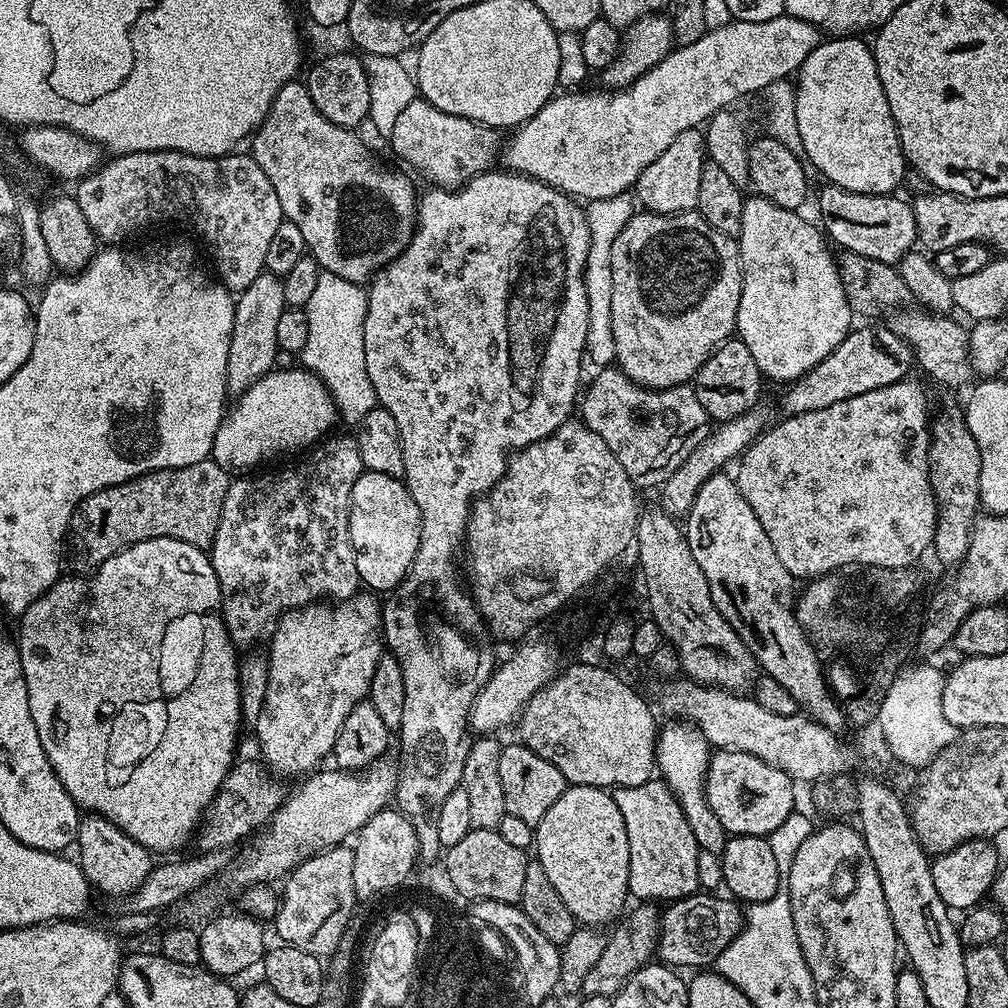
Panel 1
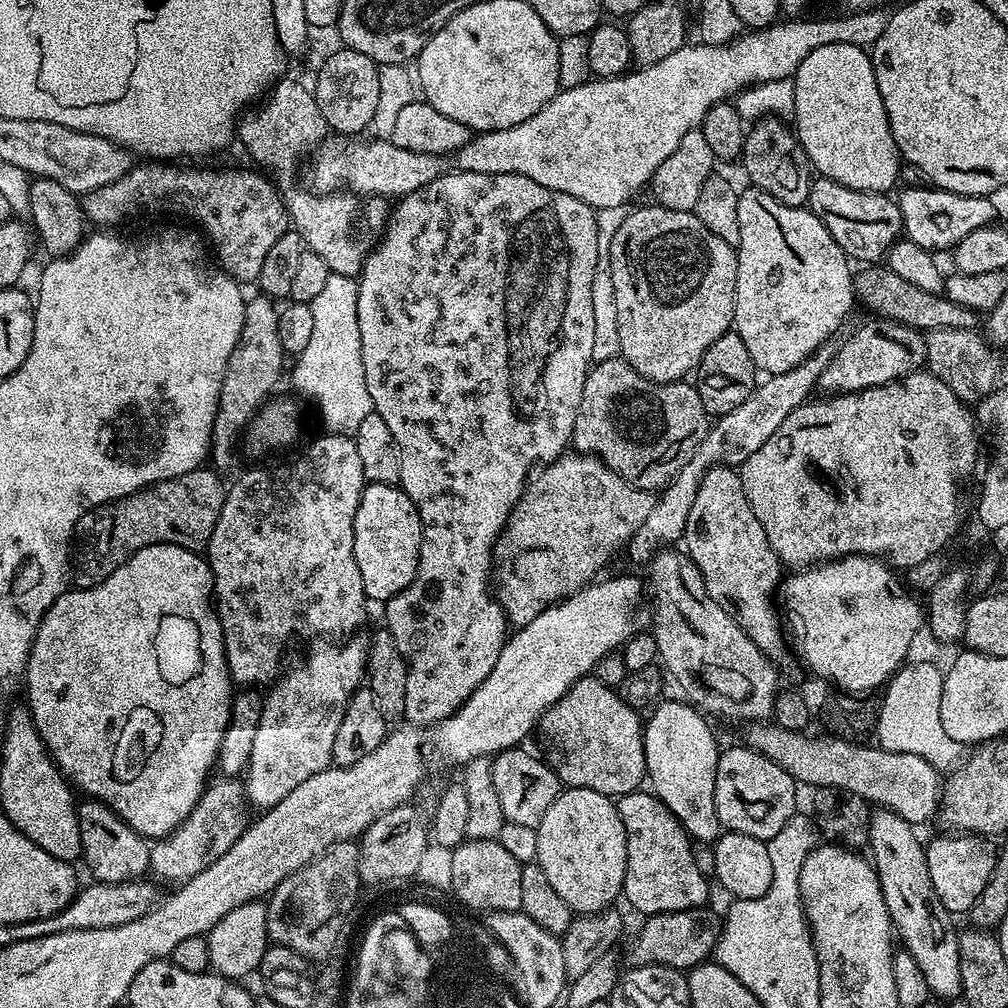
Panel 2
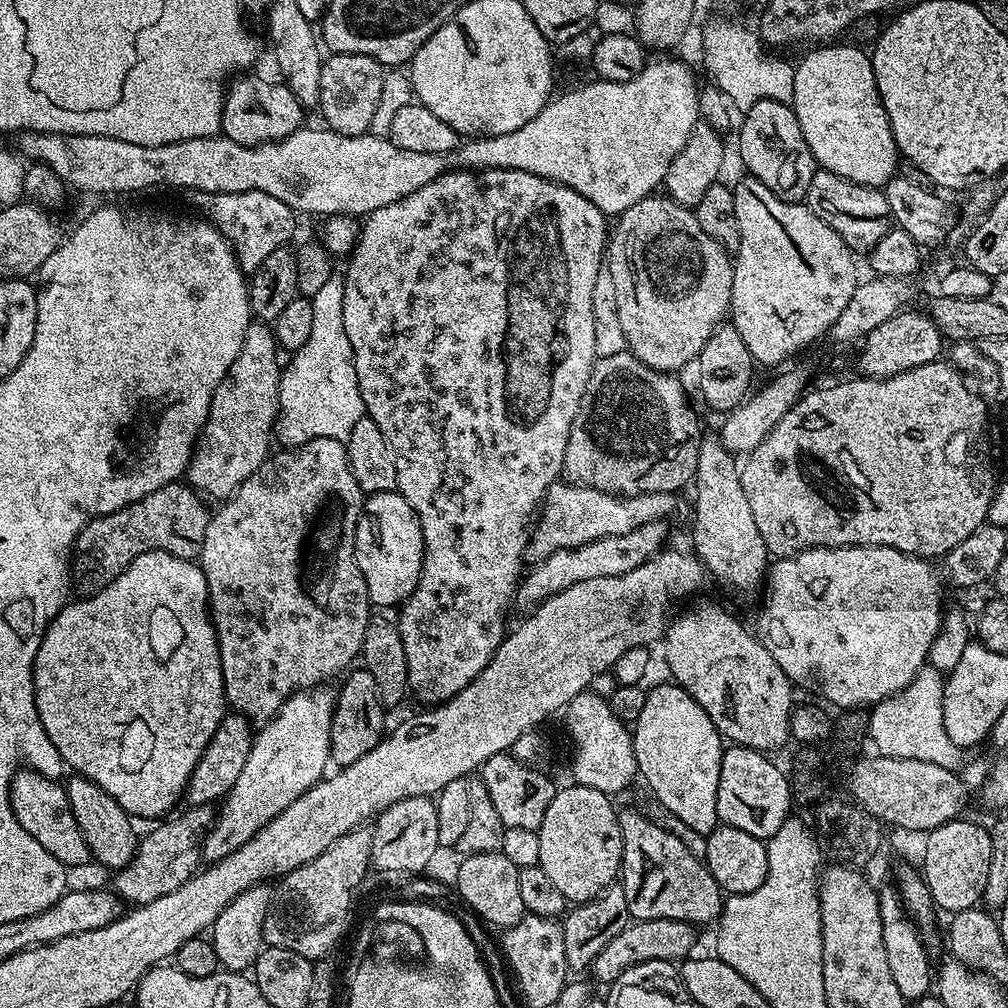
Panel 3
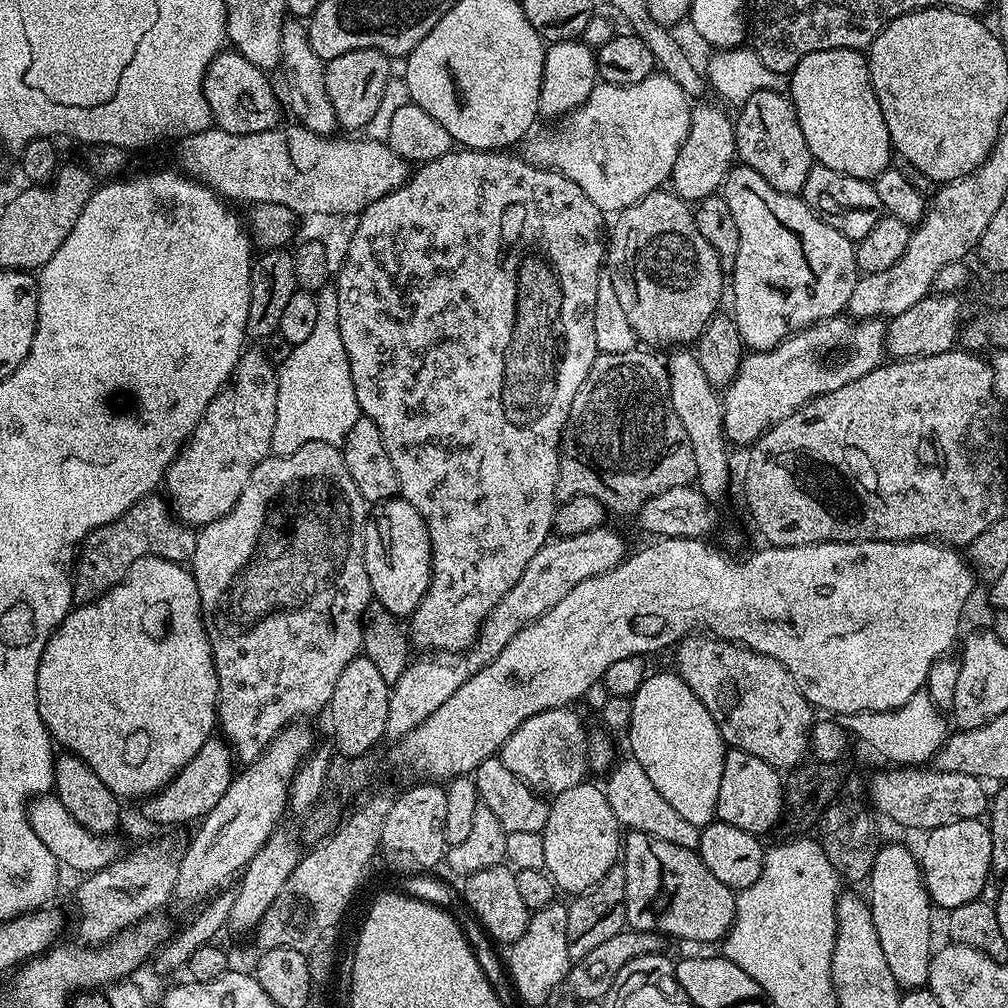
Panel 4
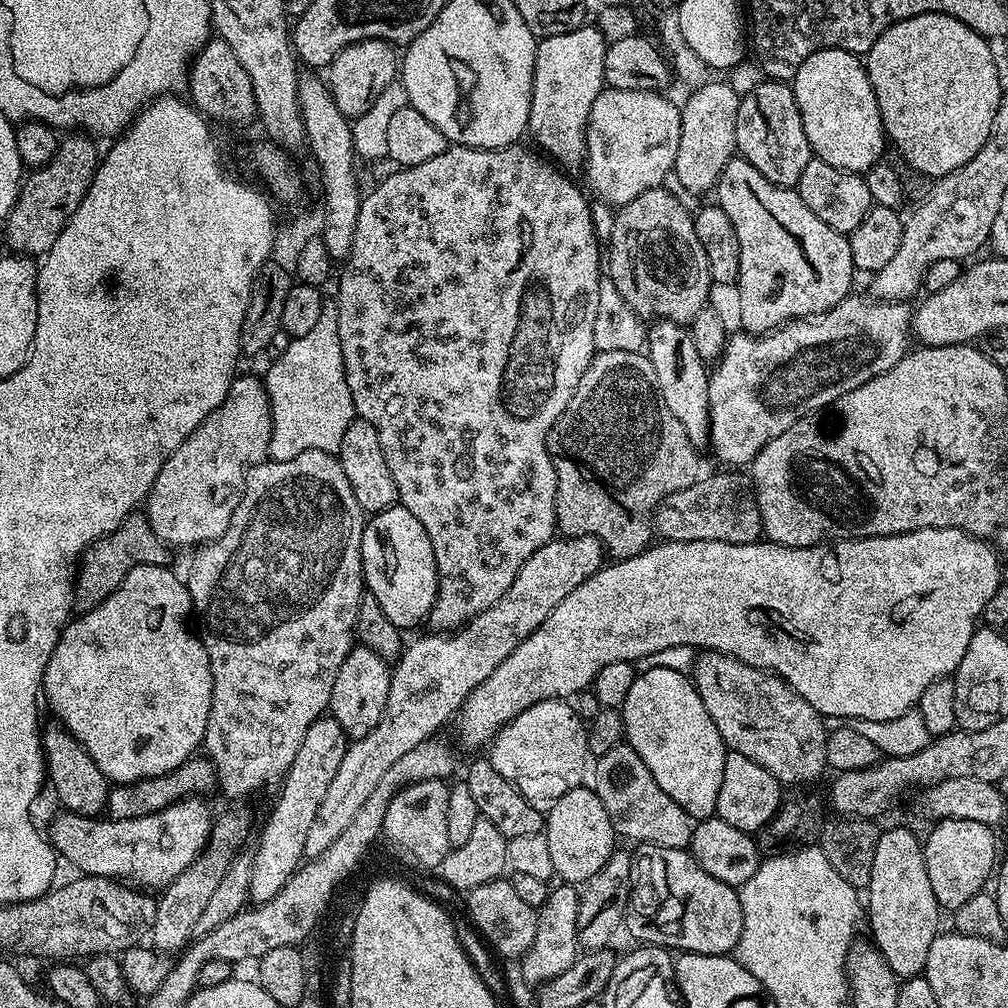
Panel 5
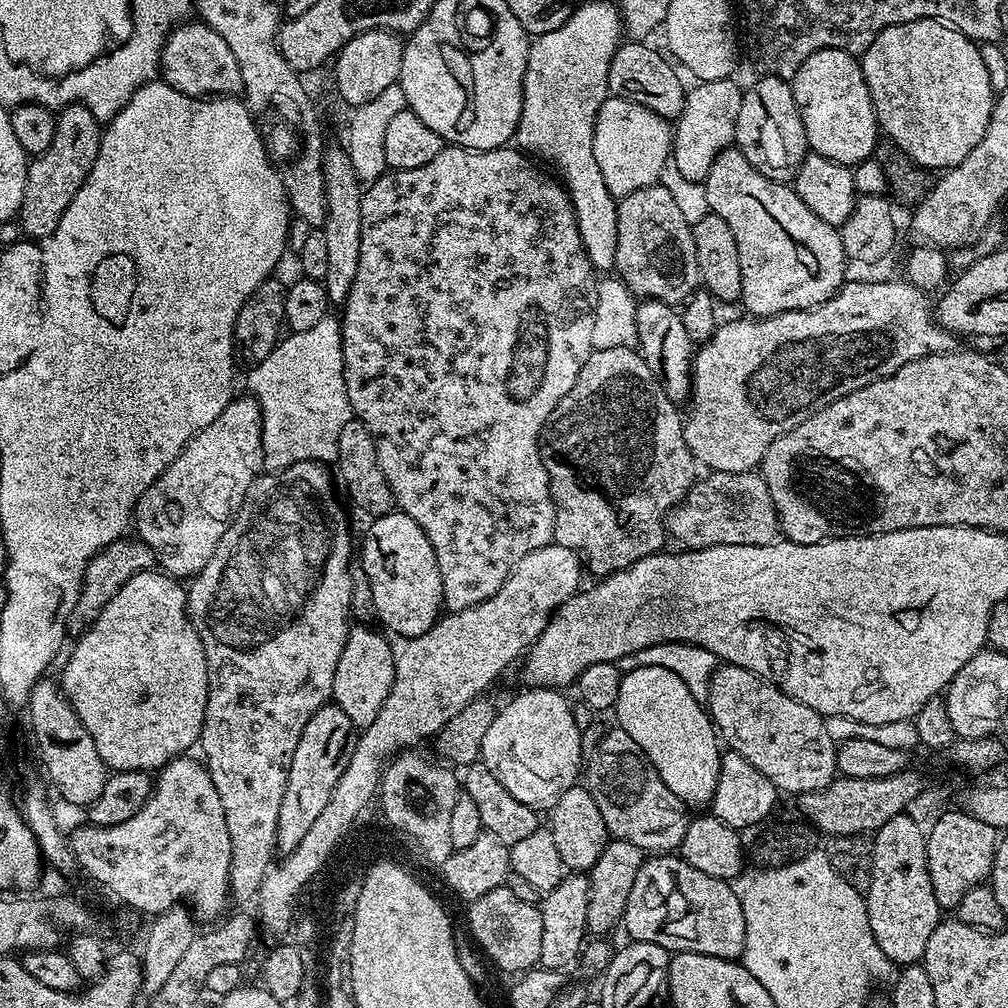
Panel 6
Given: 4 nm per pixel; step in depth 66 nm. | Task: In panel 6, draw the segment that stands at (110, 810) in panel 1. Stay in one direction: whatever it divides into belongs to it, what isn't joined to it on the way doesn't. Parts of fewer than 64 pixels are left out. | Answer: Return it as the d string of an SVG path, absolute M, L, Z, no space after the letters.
M149 570L134 574L106 602L106 606L98 614L98 618L75 641L72 653L64 664L64 673L58 676L58 683L64 693L64 697L70 702L70 706L78 714L82 726L86 726L90 738L94 738L94 746L98 746L98 754L102 754L102 762L112 772L147 772L159 770L165 764L185 755L188 747L195 745L200 738L202 722L206 714L206 698L208 697L208 667L206 666L206 654L202 650L202 642L198 638L198 630L194 630L192 620L188 617L188 593L185 585L177 577L169 576L163 570Z

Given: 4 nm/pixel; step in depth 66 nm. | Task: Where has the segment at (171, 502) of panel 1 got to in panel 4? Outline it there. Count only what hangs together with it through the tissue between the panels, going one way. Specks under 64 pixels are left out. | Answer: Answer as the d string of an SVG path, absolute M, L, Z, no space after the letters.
M156 494L144 496L134 502L126 514L114 518L114 522L95 528L84 539L74 561L72 599L77 605L96 600L103 592L120 583L130 566L138 562L138 558L157 556L177 562L191 561L196 532L189 525L177 522L171 507L165 501L163 504L158 497Z

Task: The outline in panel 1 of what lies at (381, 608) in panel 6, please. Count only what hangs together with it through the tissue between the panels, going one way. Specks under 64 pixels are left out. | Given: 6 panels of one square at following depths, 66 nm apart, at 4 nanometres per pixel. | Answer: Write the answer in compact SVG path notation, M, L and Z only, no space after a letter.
M367 470L361 472L352 491L350 542L354 546L360 582L365 589L387 594L403 582L414 562L414 554L418 554L420 511L401 477Z

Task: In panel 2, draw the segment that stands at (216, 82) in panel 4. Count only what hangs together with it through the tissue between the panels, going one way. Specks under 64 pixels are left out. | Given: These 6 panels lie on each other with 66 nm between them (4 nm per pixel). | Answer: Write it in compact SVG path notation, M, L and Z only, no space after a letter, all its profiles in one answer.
M277 80L263 104L264 108L256 106L243 113L238 124L238 140L244 143L245 150L261 164L261 169L269 168L264 170L276 172L274 180L281 189L288 188L296 176L300 155L303 152L311 153L317 145L323 143L330 129L326 118L322 118L322 110L318 110L315 95L309 89L307 92L296 80Z

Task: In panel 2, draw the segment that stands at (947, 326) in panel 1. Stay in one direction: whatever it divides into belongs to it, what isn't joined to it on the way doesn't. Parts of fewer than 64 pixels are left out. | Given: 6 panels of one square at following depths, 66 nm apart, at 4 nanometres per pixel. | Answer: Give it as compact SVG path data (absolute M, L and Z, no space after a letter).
M934 328L927 333L926 346L927 371L933 372L958 398L972 406L997 391L996 379L1000 376L1000 356L995 347L979 331L970 328Z

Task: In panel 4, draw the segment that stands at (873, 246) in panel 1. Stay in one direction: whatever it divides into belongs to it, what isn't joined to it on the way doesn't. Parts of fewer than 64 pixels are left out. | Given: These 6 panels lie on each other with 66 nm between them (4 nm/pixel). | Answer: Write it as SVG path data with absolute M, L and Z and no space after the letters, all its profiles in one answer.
M813 163L810 174L806 174L802 199L815 216L822 218L822 222L834 226L834 230L853 242L866 238L866 234L870 234L870 230L874 230L874 226L878 226L880 219L886 215L873 181L859 180L818 163Z

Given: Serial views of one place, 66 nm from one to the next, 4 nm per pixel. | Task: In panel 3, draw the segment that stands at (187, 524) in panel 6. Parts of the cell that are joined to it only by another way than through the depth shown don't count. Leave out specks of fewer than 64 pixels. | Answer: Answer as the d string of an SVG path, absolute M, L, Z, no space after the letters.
M267 323L249 324L244 331L238 358L234 358L228 373L222 382L218 382L218 390L214 390L210 398L210 410L206 414L200 437L196 439L186 473L187 483L209 501L227 500L270 455L268 443L273 443L273 432L280 411L282 364L276 361L276 352L275 331Z

